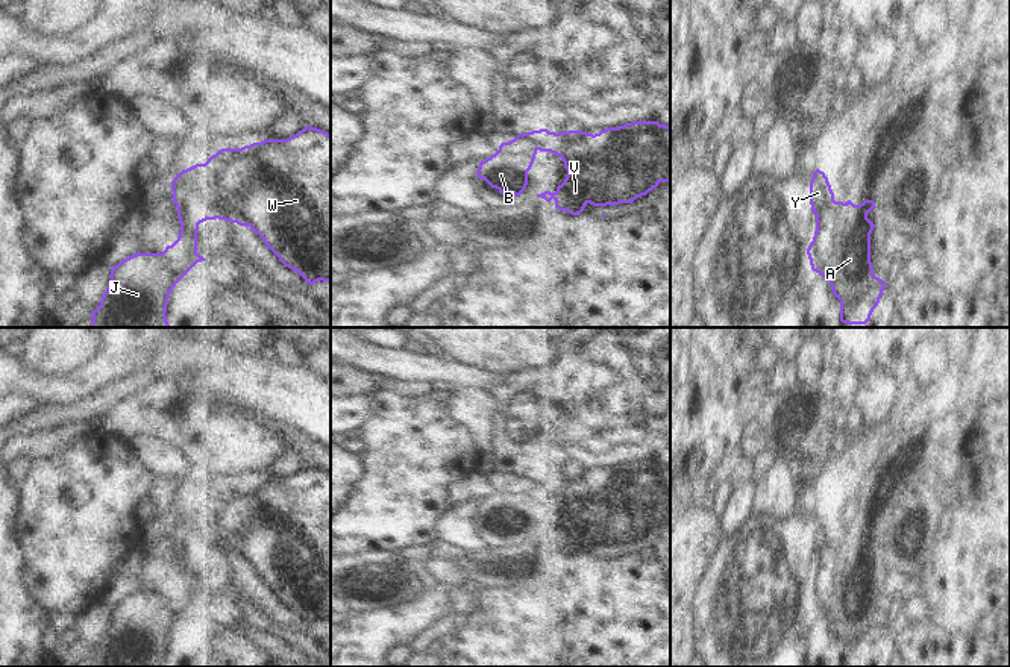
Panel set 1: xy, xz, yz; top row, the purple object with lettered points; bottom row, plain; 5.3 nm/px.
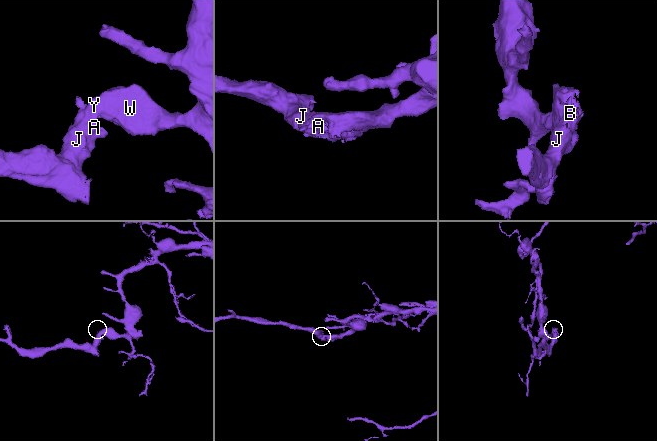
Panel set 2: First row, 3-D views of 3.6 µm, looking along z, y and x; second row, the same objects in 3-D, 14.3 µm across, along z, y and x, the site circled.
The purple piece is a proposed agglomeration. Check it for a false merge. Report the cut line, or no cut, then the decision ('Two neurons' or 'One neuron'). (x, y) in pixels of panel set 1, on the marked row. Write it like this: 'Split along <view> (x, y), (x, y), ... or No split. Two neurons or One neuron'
Split along xy (178, 209), (197, 225). Two neurons

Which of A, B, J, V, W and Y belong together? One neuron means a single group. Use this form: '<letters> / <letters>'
A B J / V W Y

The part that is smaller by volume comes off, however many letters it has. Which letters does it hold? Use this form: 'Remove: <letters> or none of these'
Remove: A, B, J

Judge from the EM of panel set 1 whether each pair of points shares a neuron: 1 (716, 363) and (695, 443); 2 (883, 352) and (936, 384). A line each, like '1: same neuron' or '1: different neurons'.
1: same neuron
2: same neuron

